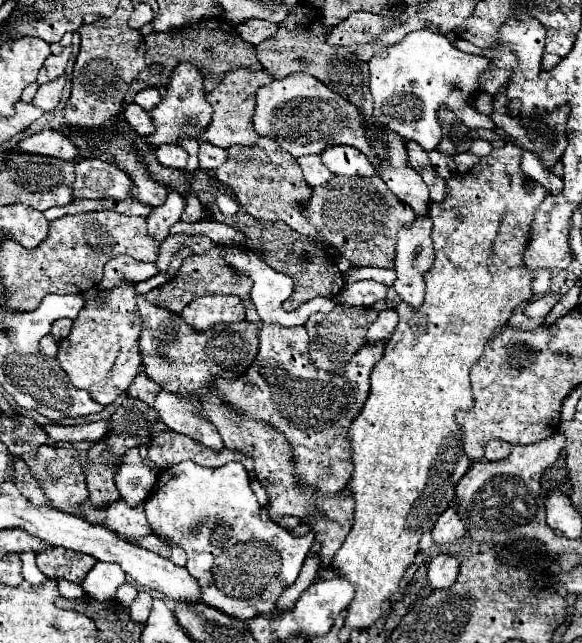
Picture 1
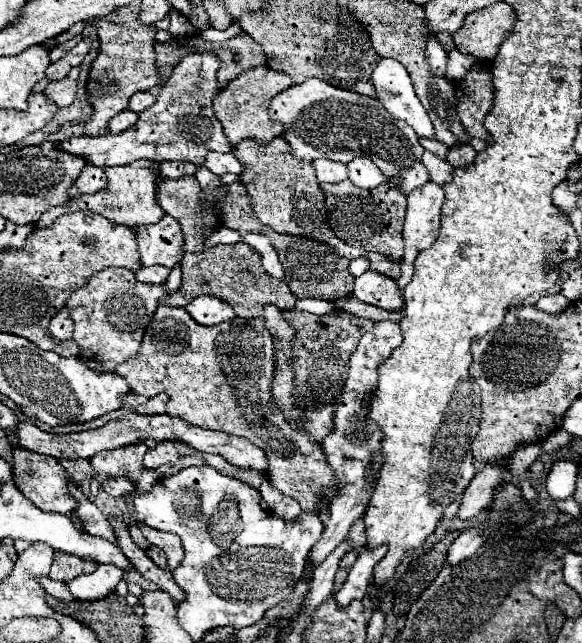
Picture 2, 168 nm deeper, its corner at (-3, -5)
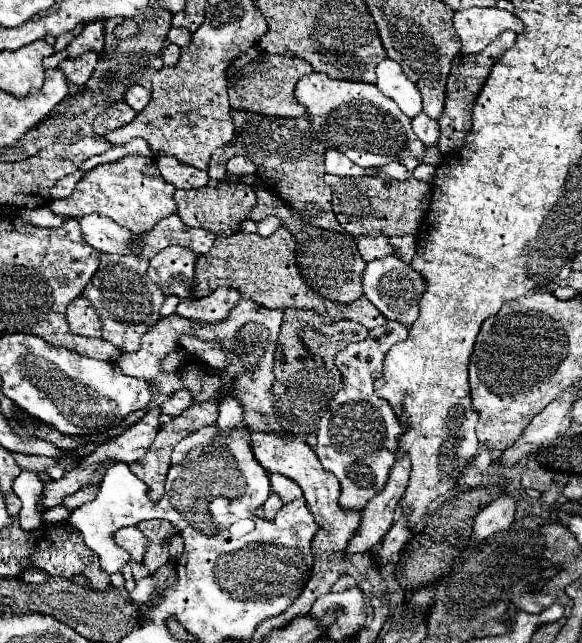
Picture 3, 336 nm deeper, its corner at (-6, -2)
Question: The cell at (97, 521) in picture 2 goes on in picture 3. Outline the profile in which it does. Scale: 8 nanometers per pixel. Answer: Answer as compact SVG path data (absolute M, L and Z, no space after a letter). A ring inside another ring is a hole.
M136 527L118 529L118 531L114 533L114 541L116 541L122 549L126 549L132 559L142 561L142 555L144 555L144 549L146 549L146 541L144 541L144 535L142 535Z

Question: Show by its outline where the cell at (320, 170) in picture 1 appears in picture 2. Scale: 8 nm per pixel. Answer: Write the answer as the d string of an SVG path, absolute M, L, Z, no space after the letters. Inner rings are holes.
M317 160L315 162L317 180L319 182L341 182L347 178L347 166L333 160Z

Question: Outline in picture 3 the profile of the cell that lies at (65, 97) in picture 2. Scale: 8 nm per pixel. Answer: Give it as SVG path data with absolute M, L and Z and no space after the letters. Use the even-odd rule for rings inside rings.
M84 53L78 59L66 59L58 65L58 69L64 73L66 81L72 85L84 85L94 71L94 65L98 61L96 53Z

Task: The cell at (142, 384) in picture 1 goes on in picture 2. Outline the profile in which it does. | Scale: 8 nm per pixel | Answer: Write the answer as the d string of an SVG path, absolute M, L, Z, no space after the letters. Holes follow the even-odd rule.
M157 394L153 398L149 398L145 404L141 404L137 408L137 414L143 414L143 416L153 416L153 414L165 414L165 404L167 404L169 396L165 394Z

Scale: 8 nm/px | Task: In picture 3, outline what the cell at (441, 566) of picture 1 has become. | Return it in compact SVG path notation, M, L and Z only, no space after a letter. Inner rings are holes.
M508 497L496 499L478 513L478 517L474 519L472 535L478 539L486 539L496 531L508 529L514 521L514 511L516 511L516 503L512 499Z

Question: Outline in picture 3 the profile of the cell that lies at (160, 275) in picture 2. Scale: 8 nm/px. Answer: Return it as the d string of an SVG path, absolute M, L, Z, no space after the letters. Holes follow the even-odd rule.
M184 247L162 249L148 267L148 277L164 291L164 295L178 295L190 299L192 275L196 255Z

